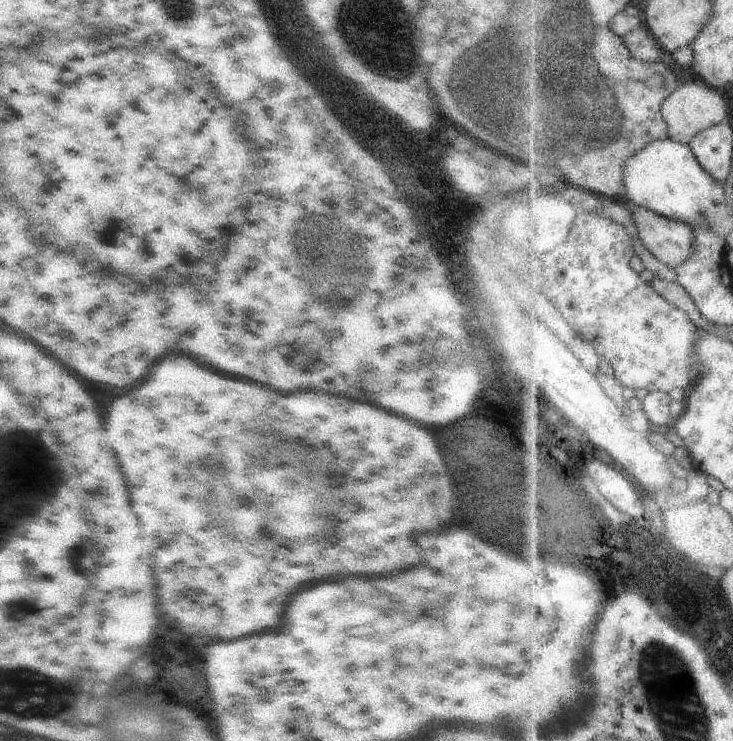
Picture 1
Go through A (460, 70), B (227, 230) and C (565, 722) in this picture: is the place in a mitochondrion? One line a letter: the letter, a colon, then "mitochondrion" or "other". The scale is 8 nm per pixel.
A: other
B: other
C: other

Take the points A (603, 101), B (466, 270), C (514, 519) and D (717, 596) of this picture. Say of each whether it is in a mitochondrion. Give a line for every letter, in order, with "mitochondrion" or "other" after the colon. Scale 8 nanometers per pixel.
A: mitochondrion
B: mitochondrion
C: mitochondrion
D: other

